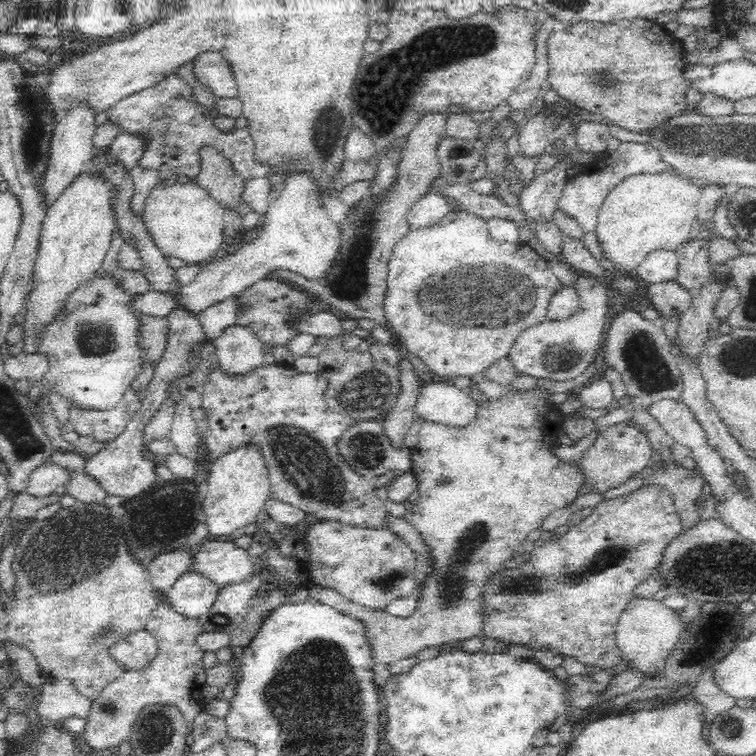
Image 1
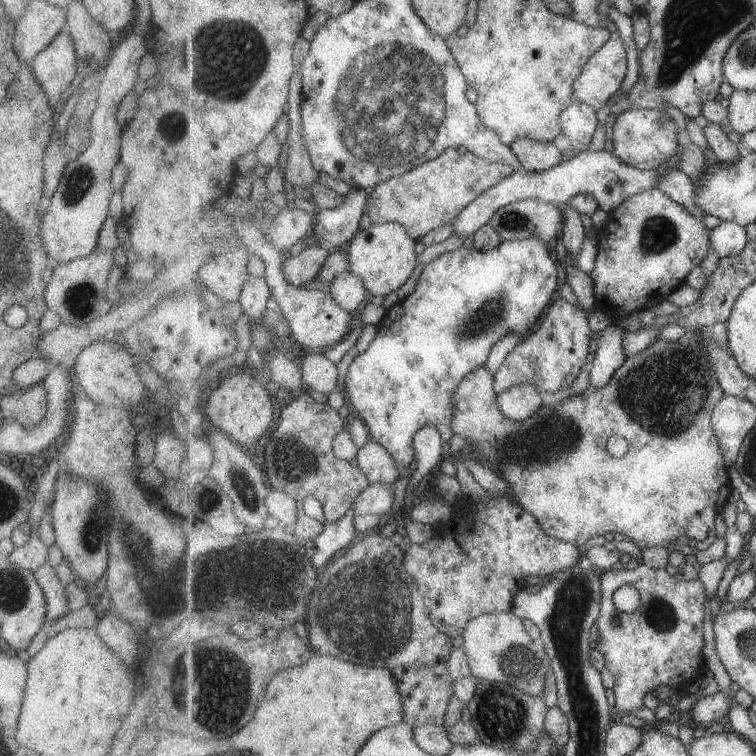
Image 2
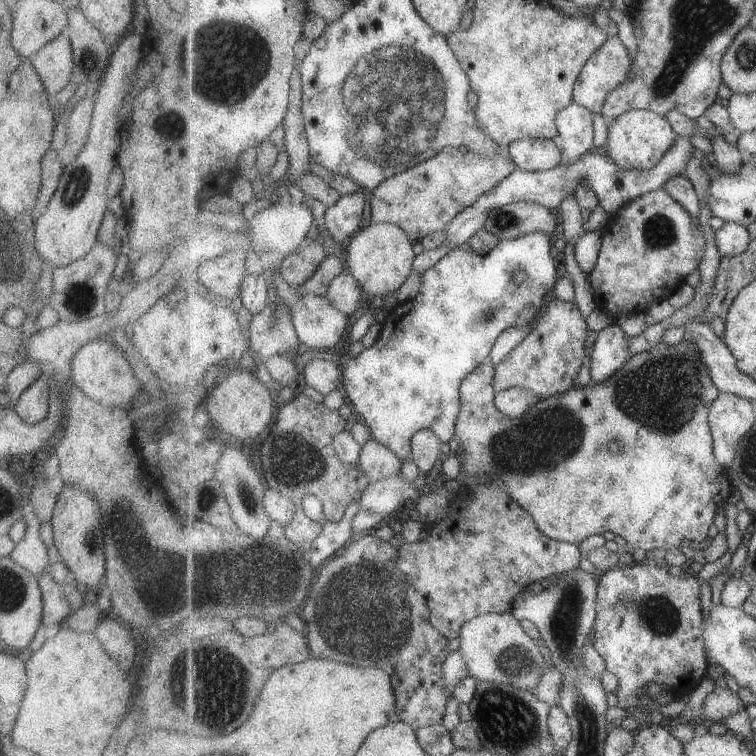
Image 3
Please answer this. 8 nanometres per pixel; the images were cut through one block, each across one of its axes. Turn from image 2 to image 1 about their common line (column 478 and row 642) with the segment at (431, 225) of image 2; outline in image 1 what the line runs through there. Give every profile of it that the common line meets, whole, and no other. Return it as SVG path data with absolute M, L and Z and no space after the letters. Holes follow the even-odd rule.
M165 600L158 605L147 618L145 631L154 636L157 644L156 654L148 664L145 664L139 671L124 671L118 678L109 682L92 702L90 714L86 718L84 732L79 736L88 747L94 751L115 748L128 740L131 735L133 724L136 722L141 710L148 704L162 704L180 711L188 724L192 724L195 718L203 712L202 684L206 682L206 670L202 658L205 650L200 647L197 639L205 632L198 619L189 619L172 610L171 604Z

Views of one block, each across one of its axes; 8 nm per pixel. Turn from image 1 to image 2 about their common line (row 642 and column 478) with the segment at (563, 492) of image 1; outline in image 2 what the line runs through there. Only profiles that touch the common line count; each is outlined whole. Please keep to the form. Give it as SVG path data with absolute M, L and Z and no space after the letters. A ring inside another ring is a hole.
M701 325L685 329L682 337L673 341L661 336L652 345L649 345L647 350L639 351L636 355L628 358L605 388L589 388L583 394L567 397L554 406L543 405L540 407L539 412L524 421L514 421L500 410L494 385L496 376L493 371L483 366L477 371L470 372L460 382L456 394L453 395L452 400L456 404L456 411L452 420L454 432L469 440L470 445L465 449L465 452L470 457L478 460L480 457L485 456L493 462L495 470L501 471L501 474L508 482L509 490L515 501L519 502L530 513L533 513L533 516L536 516L536 519L541 523L545 532L549 533L549 536L577 546L583 546L591 538L611 532L617 538L635 542L641 550L645 547L664 546L668 548L669 544L680 544L684 541L692 544L695 541L705 540L711 534L711 530L715 528L717 516L723 514L724 506L729 502L726 499L733 486L729 466L726 464L719 437L712 425L712 414L716 404L725 396L726 392L721 388L718 381L714 364L704 339L704 332L699 326ZM611 436L621 436L627 440L628 451L622 457L617 458L607 453L609 452L607 442L609 442ZM470 448L475 450L474 455L470 454Z

